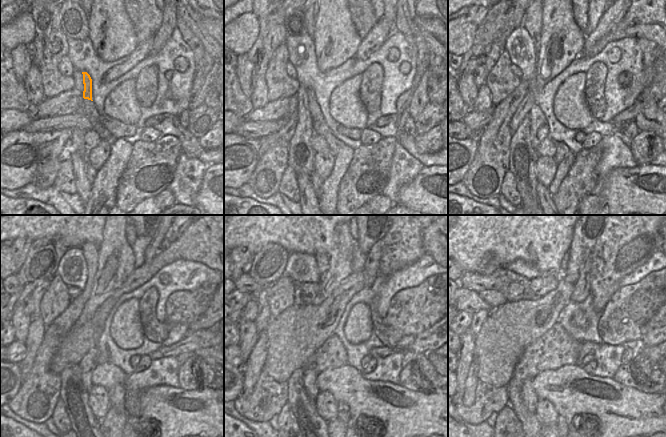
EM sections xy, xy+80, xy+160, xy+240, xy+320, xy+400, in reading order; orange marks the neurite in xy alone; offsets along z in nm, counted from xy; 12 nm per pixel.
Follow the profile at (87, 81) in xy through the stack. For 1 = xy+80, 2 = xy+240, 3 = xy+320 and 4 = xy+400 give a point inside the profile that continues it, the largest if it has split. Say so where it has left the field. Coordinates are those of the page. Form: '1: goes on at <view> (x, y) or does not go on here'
1: goes on at xy+80 (317, 117)
2: goes on at xy+240 (88, 363)
3: goes on at xy+320 (309, 376)
4: goes on at xy+400 (530, 398)

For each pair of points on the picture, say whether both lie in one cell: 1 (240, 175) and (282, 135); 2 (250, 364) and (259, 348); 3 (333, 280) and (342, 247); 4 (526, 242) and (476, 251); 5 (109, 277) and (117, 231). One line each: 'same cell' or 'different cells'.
1: same cell
2: same cell
3: same cell
4: same cell
5: same cell

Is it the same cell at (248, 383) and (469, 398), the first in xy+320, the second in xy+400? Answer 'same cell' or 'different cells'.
same cell

